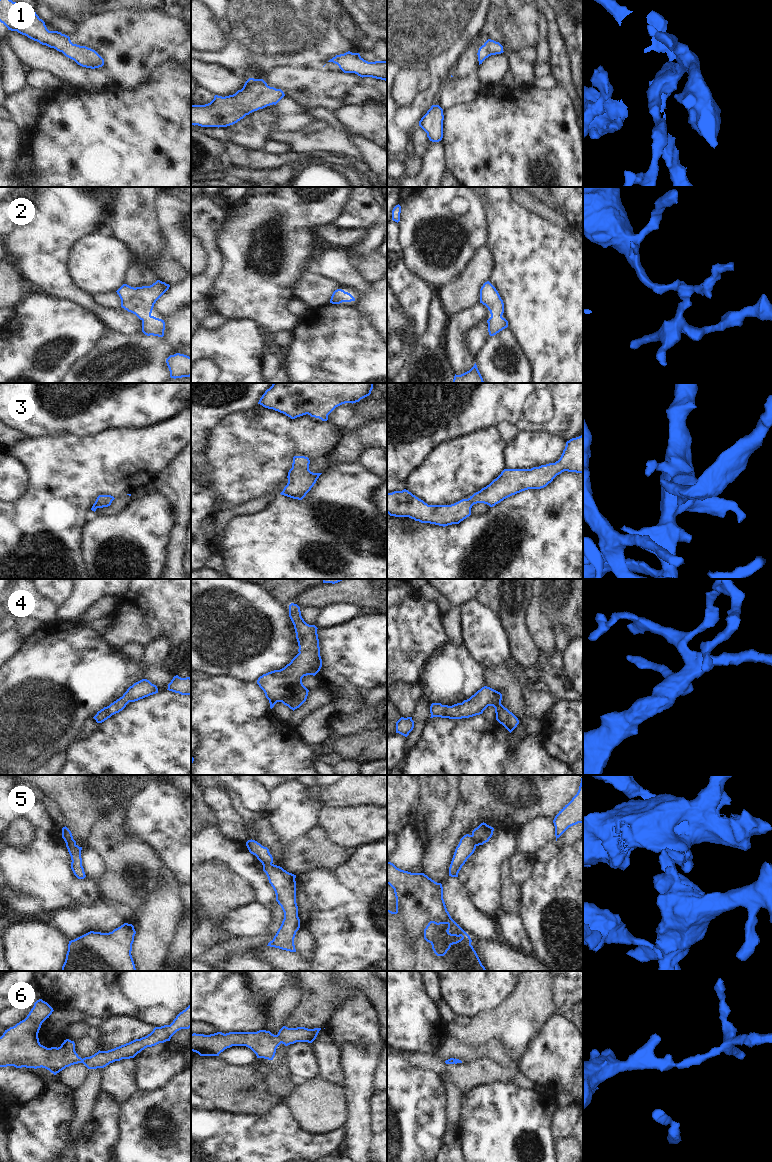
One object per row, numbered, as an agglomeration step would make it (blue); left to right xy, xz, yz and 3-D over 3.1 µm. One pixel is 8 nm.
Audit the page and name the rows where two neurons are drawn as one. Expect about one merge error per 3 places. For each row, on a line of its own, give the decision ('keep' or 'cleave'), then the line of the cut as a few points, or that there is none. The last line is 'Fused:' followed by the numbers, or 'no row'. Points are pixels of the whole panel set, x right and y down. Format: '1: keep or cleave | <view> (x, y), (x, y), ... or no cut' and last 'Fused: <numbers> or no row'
1: keep | no cut
2: keep | no cut
3: keep | no cut
4: keep | no cut
5: cleave | yz (470, 835), (477, 845)
6: keep | no cut
Fused: 5

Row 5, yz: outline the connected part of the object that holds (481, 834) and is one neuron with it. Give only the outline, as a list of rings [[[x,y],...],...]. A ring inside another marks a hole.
[[[481,823],[477,828],[472,831],[472,838],[477,846],[483,845],[488,842],[493,835],[494,828],[487,825],[486,823]]]

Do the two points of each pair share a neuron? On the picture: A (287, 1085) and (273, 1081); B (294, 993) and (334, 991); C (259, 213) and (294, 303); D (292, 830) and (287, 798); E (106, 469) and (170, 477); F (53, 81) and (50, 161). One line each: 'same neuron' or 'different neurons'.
A: same neuron
B: different neurons
C: different neurons
D: same neuron
E: different neurons
F: different neurons

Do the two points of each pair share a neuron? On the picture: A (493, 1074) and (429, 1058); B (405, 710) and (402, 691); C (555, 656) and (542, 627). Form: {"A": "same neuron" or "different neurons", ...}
{"A": "same neuron", "B": "same neuron", "C": "same neuron"}

